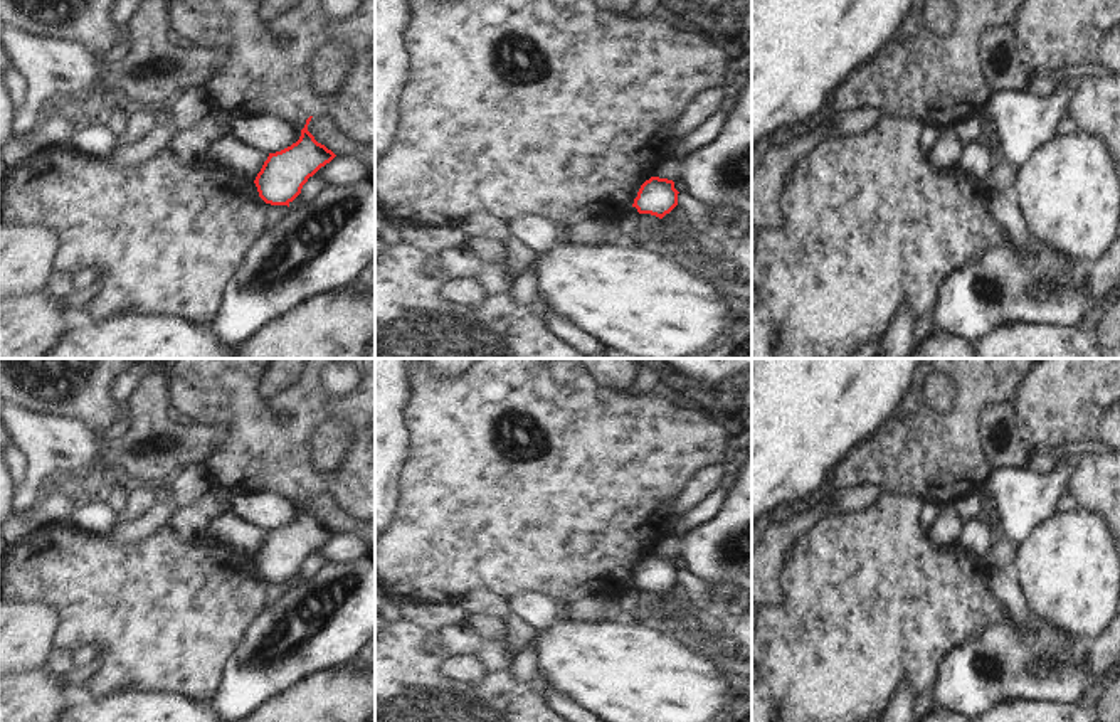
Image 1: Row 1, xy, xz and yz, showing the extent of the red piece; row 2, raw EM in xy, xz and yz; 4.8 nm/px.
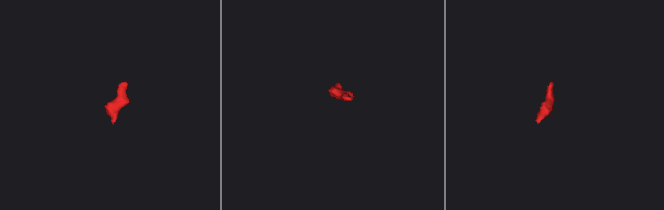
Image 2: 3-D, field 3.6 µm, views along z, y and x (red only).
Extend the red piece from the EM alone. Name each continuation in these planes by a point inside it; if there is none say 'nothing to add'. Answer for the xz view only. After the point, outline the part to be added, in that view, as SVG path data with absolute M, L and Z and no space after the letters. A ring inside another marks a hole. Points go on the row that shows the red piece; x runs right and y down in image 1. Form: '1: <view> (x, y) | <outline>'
nothing to add

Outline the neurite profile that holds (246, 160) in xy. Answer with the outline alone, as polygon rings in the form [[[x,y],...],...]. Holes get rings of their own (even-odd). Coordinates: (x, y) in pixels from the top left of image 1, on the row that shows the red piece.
[[[234,131],[214,140],[205,153],[207,160],[251,180],[256,180],[267,157],[267,151],[244,143]]]

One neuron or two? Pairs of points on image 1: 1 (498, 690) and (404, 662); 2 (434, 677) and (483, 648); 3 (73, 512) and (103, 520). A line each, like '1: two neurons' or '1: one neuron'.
1: one neuron
2: one neuron
3: one neuron

